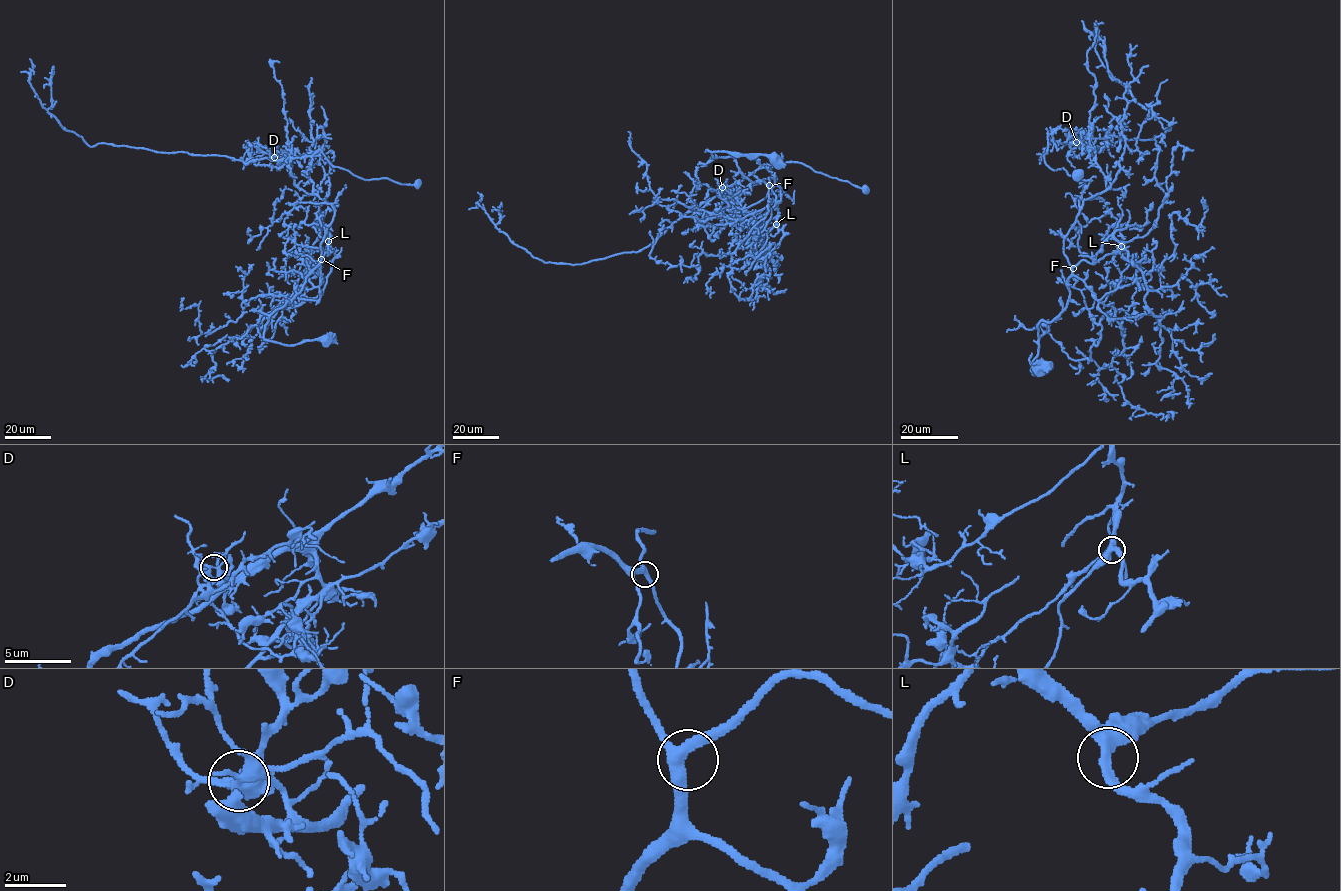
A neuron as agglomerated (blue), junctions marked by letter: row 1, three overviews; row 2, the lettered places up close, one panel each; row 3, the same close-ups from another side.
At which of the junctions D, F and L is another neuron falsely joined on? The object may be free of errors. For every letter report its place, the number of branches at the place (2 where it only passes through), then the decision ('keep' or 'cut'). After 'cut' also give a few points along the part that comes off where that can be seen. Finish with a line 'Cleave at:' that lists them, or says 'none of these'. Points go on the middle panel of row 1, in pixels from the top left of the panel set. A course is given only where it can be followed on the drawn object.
D: (722, 187) | 3 | cut | (722, 187), (721, 193), (685, 213), (647, 246), (577, 264), (544, 262), (517, 246), (477, 203), (477, 192)
F: (769, 185) | 3 | keep
L: (776, 224) | 3 | keep
Cleave at: D

